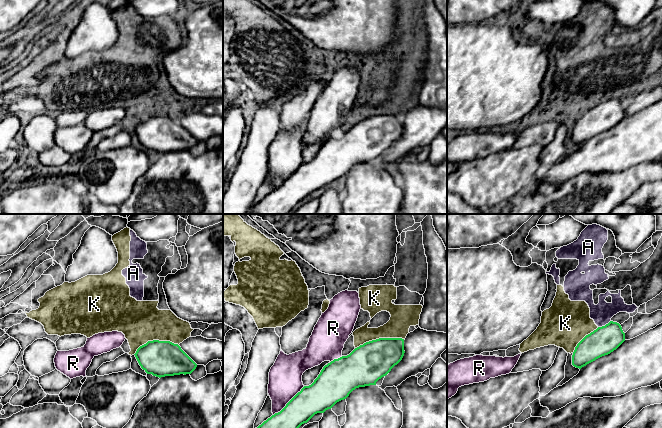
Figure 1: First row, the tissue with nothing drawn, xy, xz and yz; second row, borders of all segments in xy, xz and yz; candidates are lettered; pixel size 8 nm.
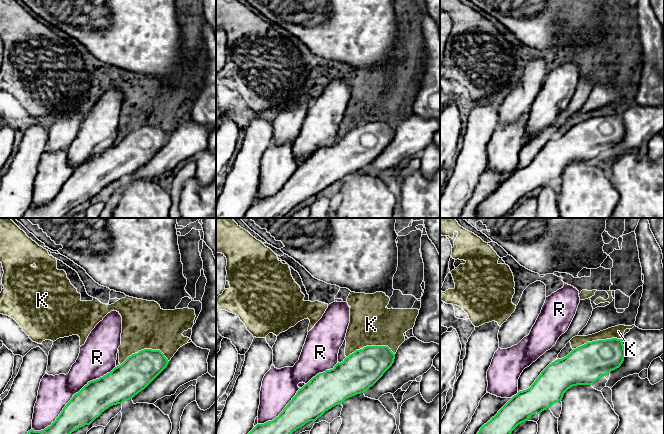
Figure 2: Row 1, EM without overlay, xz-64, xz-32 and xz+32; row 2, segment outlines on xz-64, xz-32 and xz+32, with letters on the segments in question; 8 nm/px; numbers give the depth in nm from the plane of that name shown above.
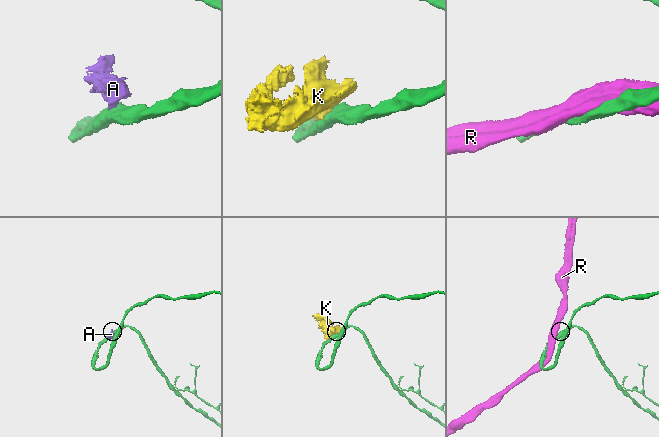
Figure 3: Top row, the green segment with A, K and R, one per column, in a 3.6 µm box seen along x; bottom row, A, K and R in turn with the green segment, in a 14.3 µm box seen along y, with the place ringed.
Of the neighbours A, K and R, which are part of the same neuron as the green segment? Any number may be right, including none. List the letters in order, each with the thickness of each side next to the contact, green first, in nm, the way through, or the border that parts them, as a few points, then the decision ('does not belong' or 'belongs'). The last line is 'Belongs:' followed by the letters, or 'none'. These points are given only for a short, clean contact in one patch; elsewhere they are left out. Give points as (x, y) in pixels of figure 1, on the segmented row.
A: calibres 220 and 160 nm; border yz (610, 320), (598, 327); does not belong
K: calibres 320 and 190 nm; does not belong
R: calibres 240 and 280 nm; does not belong
Belongs: none

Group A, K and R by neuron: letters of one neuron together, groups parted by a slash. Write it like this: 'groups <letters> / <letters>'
groups A K / R

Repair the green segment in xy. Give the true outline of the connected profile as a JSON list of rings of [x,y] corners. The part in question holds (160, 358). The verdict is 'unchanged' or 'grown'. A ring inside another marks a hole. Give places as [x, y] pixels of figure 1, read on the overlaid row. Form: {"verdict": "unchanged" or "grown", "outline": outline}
{"verdict": "unchanged", "outline": [[[148,341],[134,355],[147,374],[159,378],[191,374],[197,367],[178,344],[170,341]]]}

